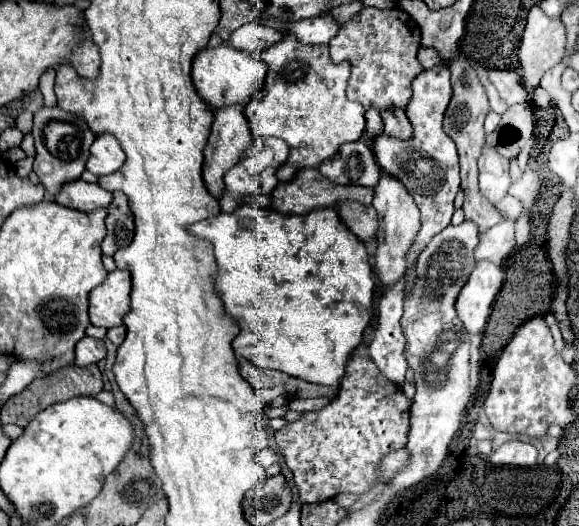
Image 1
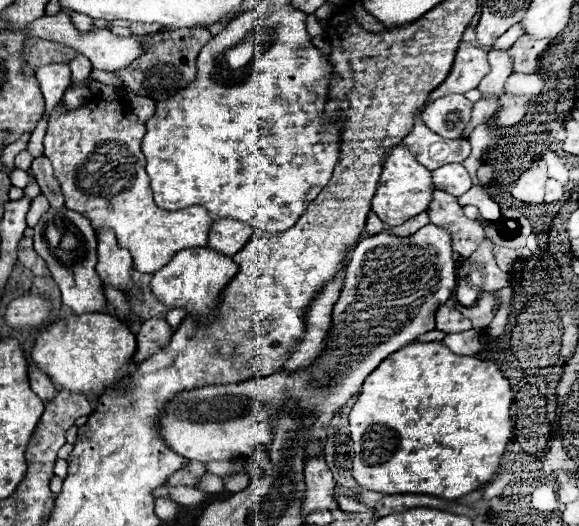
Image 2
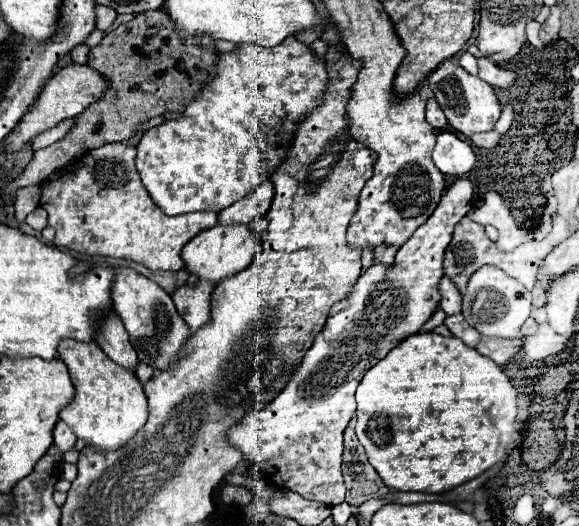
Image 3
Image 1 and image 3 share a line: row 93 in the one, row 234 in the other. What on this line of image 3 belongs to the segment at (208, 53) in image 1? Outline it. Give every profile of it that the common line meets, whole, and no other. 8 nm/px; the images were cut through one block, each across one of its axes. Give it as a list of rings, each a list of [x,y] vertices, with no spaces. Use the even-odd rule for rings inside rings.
[[[216,224],[198,236],[194,236],[182,250],[182,258],[186,262],[186,270],[198,274],[200,278],[208,278],[214,282],[222,282],[232,274],[250,266],[254,250],[256,250],[256,234],[252,232],[250,224]]]

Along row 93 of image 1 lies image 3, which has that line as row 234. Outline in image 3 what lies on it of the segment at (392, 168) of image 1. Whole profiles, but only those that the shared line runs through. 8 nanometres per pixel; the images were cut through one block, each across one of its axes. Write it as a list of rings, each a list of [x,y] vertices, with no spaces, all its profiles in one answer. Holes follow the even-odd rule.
[[[466,178],[456,180],[446,190],[438,208],[426,220],[426,224],[422,224],[412,234],[412,238],[408,238],[406,244],[398,250],[394,264],[384,266],[374,262],[354,284],[350,298],[332,306],[328,322],[324,324],[322,332],[316,336],[312,348],[306,352],[302,364],[294,372],[294,378],[290,380],[290,384],[286,384],[282,394],[278,394],[278,398],[274,398],[270,406],[248,414],[242,420],[242,424],[230,430],[228,434],[230,444],[234,444],[234,448],[238,448],[248,462],[264,462],[266,466],[274,466],[274,470],[282,480],[280,484],[284,488],[298,492],[308,500],[322,502],[328,506],[336,506],[344,500],[346,488],[344,488],[340,466],[342,466],[342,450],[344,450],[344,430],[352,420],[352,416],[356,414],[356,400],[354,400],[356,386],[362,380],[362,374],[366,374],[366,370],[374,366],[374,362],[384,358],[388,350],[392,350],[398,342],[416,334],[420,326],[438,308],[440,304],[438,282],[442,278],[442,258],[444,258],[446,246],[450,244],[454,226],[472,210],[472,204],[470,204],[472,196],[474,196],[472,182]]]

